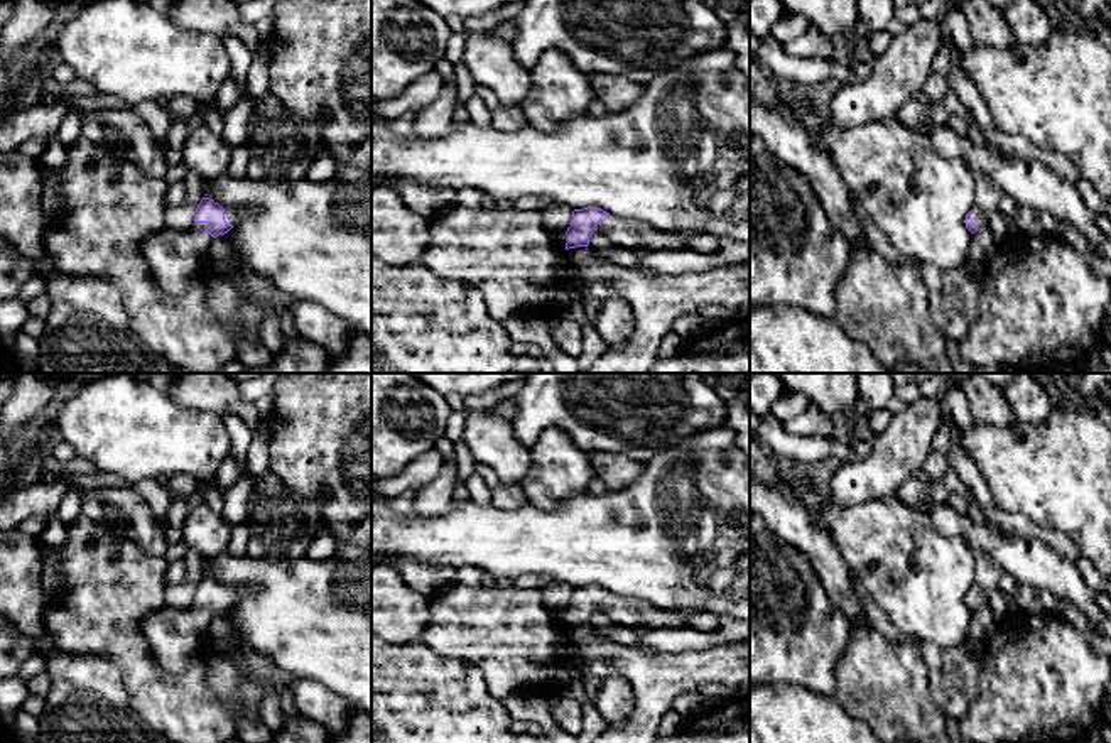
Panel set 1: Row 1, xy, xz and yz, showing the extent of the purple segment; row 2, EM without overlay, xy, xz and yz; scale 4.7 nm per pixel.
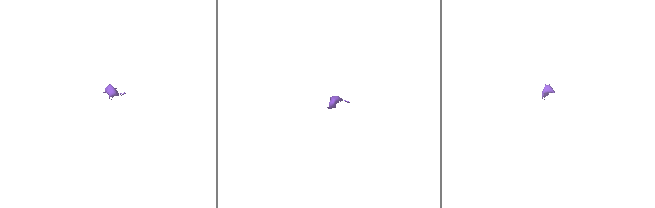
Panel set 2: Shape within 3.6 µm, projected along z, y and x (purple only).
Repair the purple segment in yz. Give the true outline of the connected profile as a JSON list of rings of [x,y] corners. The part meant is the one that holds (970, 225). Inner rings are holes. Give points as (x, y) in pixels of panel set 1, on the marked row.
[[[974,206],[967,214],[966,214],[966,228],[971,233],[976,233],[979,228],[988,228],[989,221],[988,221],[988,214],[979,208]]]

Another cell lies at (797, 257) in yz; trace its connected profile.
[[[750,152],[750,307],[797,306],[834,319],[836,287],[851,253],[807,179],[772,154]]]

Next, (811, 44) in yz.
[[[809,29],[805,34],[785,42],[783,51],[792,57],[802,59],[832,56],[829,39],[816,29]]]

